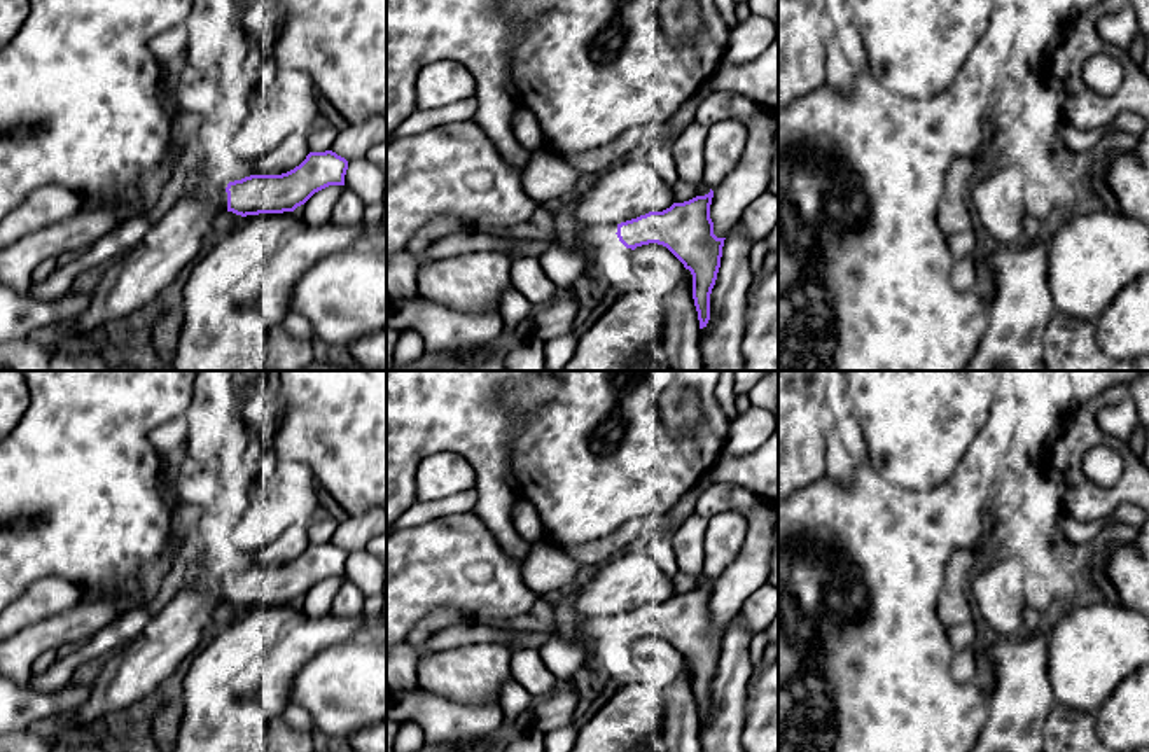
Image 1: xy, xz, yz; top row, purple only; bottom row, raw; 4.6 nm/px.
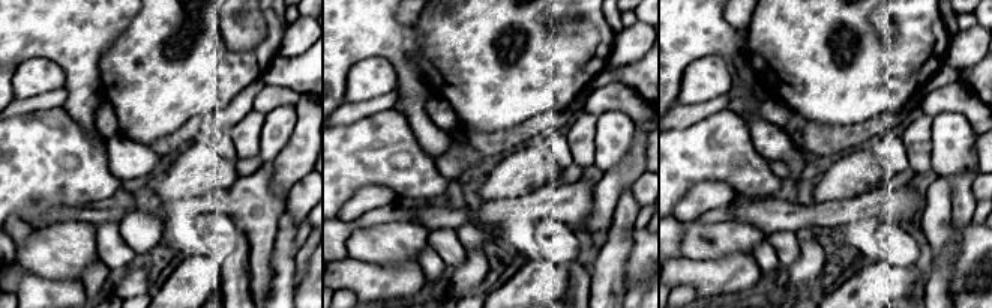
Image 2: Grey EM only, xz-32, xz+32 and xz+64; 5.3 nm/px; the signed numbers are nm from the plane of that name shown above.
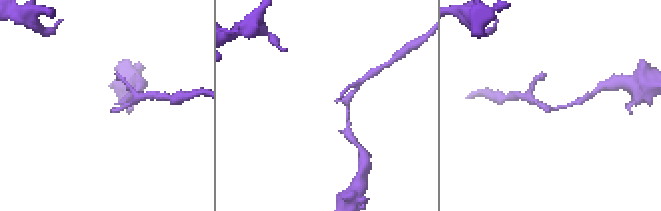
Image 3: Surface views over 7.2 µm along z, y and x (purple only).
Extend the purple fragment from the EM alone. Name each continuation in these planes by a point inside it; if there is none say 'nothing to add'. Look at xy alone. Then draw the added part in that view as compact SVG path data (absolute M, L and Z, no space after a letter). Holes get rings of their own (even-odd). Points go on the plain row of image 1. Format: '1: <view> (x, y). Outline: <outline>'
1: xy (219, 590). Outline: M208 581L206 586L205 586L205 591L208 595L219 596L222 603L227 602L227 584L226 584L226 581L220 581L220 582Z

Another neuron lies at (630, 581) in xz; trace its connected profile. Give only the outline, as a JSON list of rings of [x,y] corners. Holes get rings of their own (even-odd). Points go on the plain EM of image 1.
[[[640,547],[624,551],[600,567],[575,593],[575,612],[586,619],[621,616],[673,596],[668,577]]]

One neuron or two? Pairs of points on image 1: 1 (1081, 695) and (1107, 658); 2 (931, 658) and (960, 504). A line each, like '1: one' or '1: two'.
1: one
2: one

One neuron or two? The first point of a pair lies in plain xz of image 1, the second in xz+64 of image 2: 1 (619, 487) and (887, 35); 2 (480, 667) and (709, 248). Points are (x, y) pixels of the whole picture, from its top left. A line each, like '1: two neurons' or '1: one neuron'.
1: two neurons
2: one neuron

